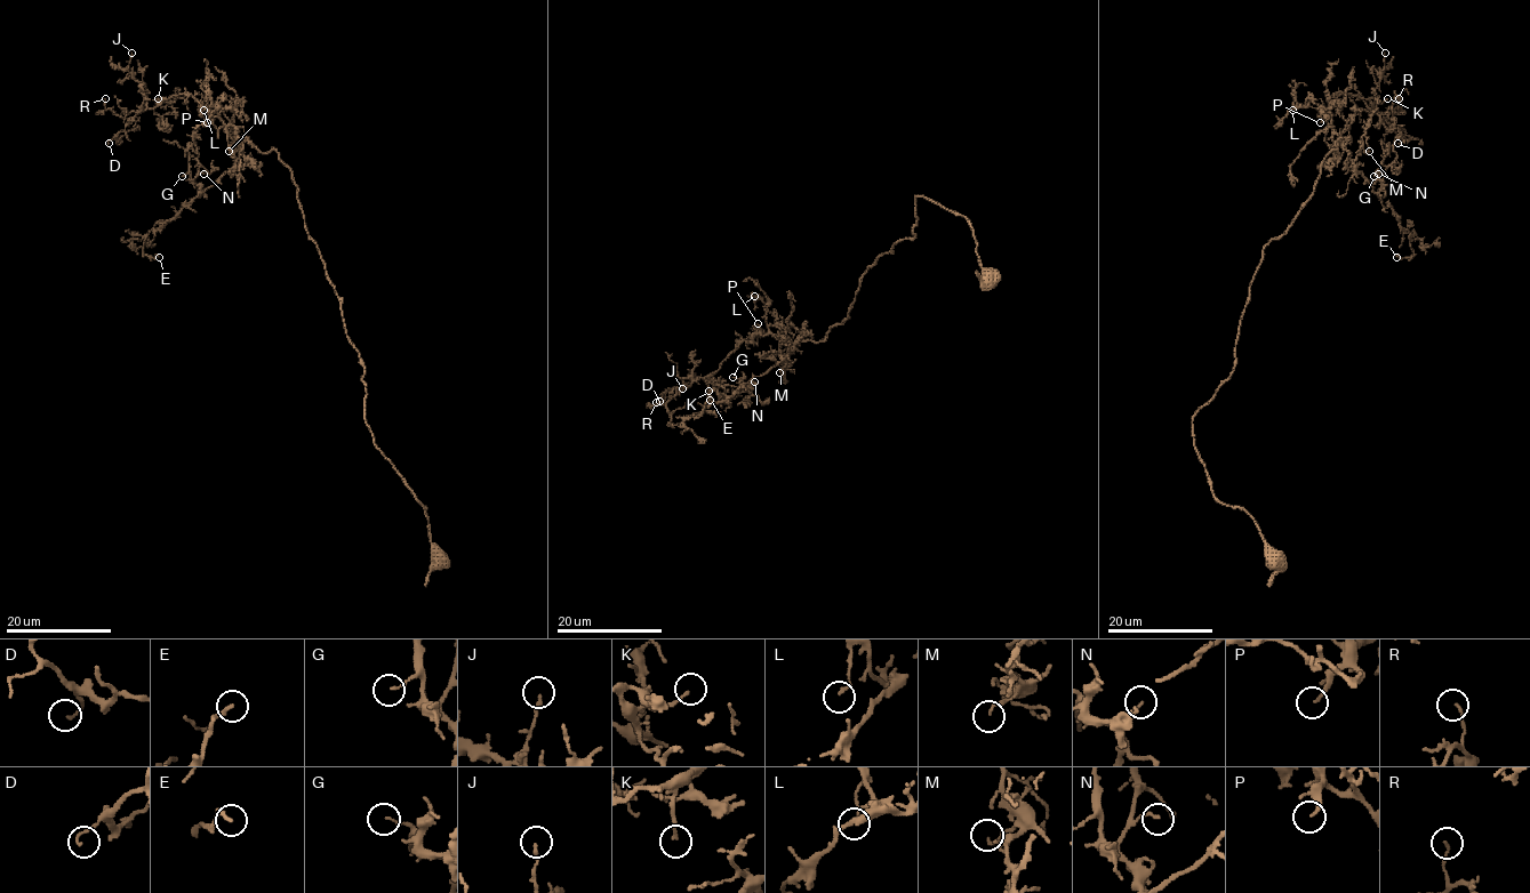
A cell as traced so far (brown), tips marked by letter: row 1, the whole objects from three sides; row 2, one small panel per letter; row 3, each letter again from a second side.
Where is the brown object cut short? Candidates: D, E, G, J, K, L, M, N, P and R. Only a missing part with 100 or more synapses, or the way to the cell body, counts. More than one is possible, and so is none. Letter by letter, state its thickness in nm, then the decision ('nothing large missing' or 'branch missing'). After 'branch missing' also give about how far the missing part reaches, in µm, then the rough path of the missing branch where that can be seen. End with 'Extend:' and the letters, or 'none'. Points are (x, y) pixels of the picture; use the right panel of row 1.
D: 120 nm | nothing large missing
E: 180 nm | nothing large missing
G: 110 nm | nothing large missing
J: 140 nm | nothing large missing
K: 130 nm | nothing large missing
L: 110 nm | nothing large missing
M: 120 nm | nothing large missing
N: 110 nm | nothing large missing
P: 160 nm | branch missing | 50 µm | (1320, 122), (1319, 149), (1351, 166), (1354, 146), (1370, 141), (1380, 154), (1406, 160), (1424, 188), (1416, 208)
R: 120 nm | nothing large missing
Extend: P

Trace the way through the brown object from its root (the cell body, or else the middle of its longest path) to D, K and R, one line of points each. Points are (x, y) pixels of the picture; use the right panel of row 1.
D: (1274, 560), (1215, 496), (1193, 415), (1233, 370), (1263, 249), (1338, 152), (1337, 97), (1368, 98), (1398, 143)
K: (1274, 560), (1215, 496), (1192, 420), (1233, 370), (1263, 249), (1338, 152), (1330, 107), (1387, 98)
R: (1274, 560), (1215, 496), (1193, 415), (1233, 370), (1263, 249), (1338, 152), (1337, 97), (1387, 118), (1399, 98)

